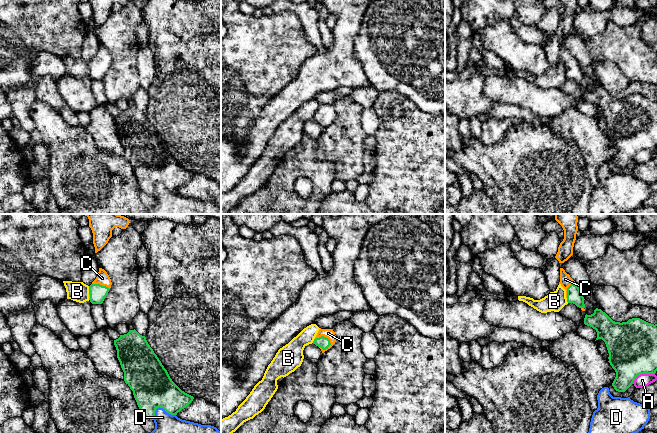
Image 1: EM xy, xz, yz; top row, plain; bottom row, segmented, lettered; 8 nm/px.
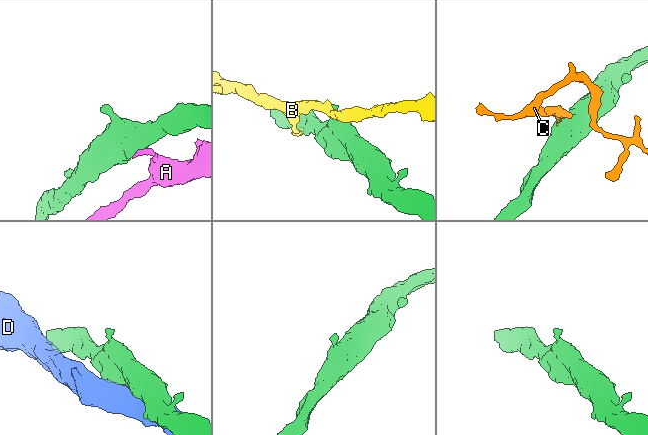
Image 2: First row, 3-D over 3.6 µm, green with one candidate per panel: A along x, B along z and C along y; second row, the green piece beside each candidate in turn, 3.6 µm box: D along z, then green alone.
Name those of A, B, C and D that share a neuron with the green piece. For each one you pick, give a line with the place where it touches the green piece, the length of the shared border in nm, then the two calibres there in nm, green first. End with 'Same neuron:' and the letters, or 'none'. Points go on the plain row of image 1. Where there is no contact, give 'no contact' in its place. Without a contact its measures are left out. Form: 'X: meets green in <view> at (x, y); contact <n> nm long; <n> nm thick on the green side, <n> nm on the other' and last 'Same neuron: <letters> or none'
C: meets green in xz at (323, 112); contact 140 nm long; 90 nm thick on the green side, 80 nm on the other
Same neuron: C

